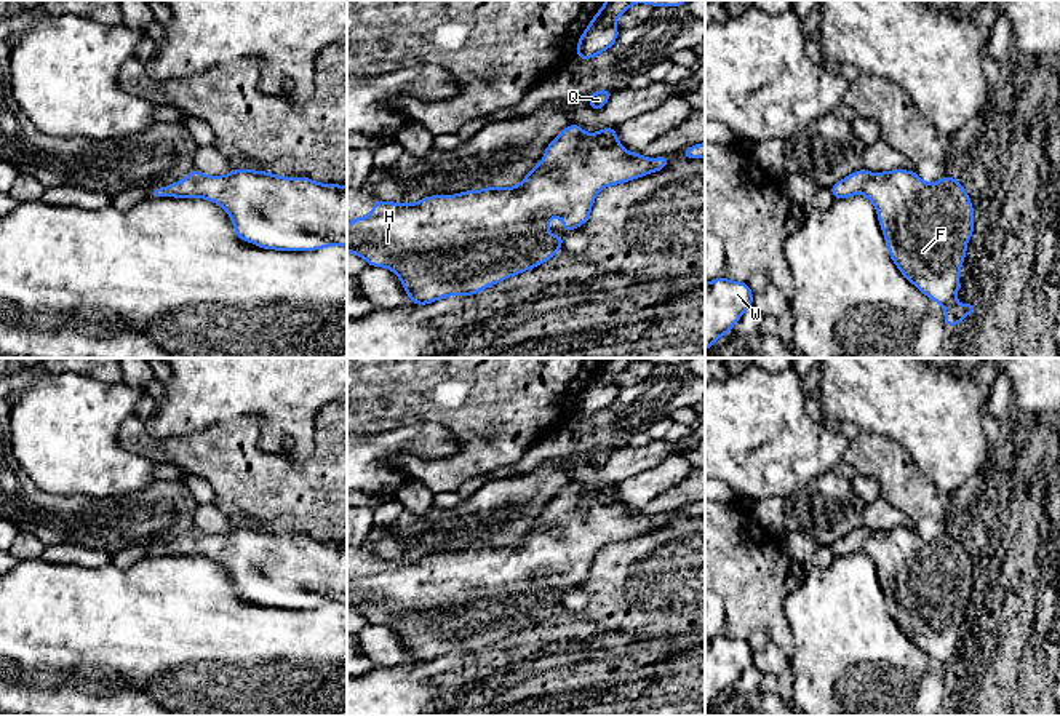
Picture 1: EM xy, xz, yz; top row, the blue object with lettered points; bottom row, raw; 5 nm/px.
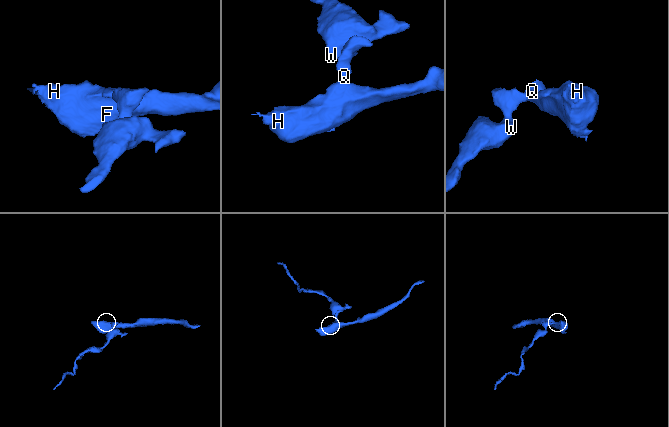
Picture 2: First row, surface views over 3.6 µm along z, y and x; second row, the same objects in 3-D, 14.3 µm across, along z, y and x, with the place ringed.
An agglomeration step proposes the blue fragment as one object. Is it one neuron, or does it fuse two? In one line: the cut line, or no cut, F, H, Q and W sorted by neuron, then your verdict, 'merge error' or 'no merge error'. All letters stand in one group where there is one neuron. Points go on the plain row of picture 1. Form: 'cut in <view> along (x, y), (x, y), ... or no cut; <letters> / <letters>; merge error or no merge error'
no cut; F H Q W; no merge error

